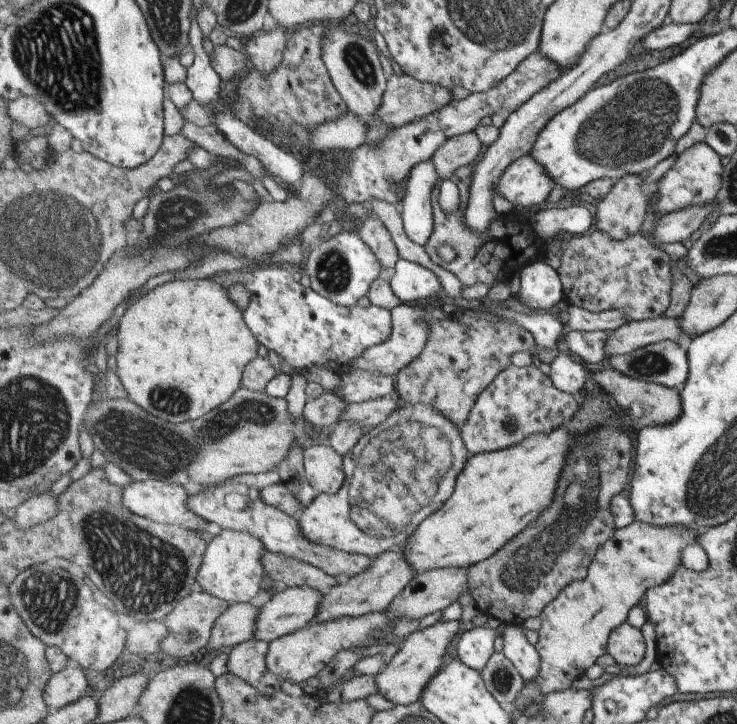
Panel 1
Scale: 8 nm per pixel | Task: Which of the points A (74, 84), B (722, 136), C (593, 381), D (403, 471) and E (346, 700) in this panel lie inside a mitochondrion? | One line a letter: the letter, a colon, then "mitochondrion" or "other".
A: mitochondrion
B: mitochondrion
C: other
D: mitochondrion
E: other

